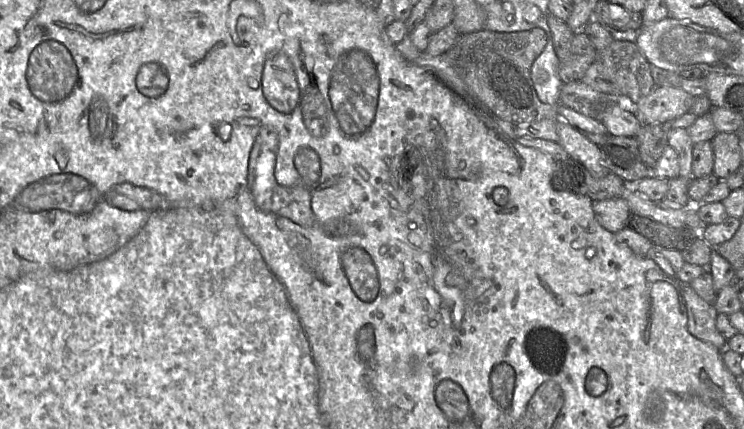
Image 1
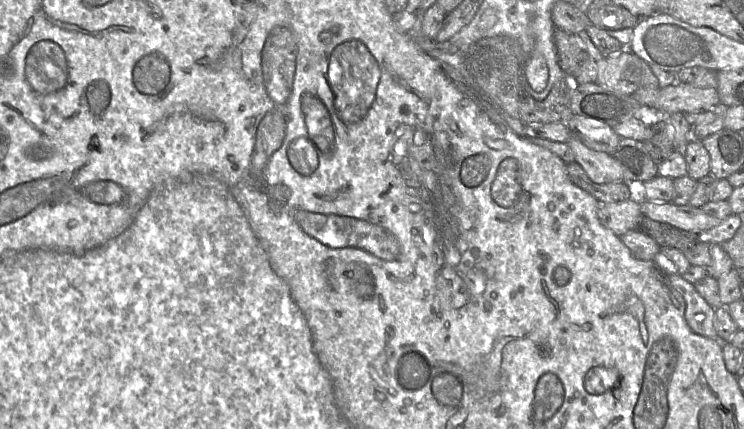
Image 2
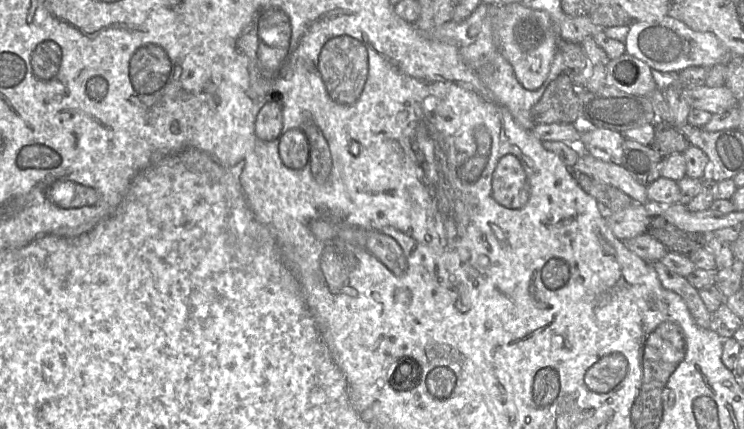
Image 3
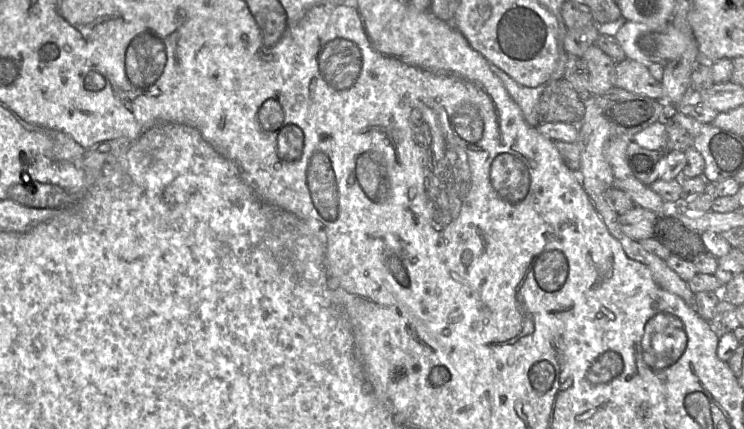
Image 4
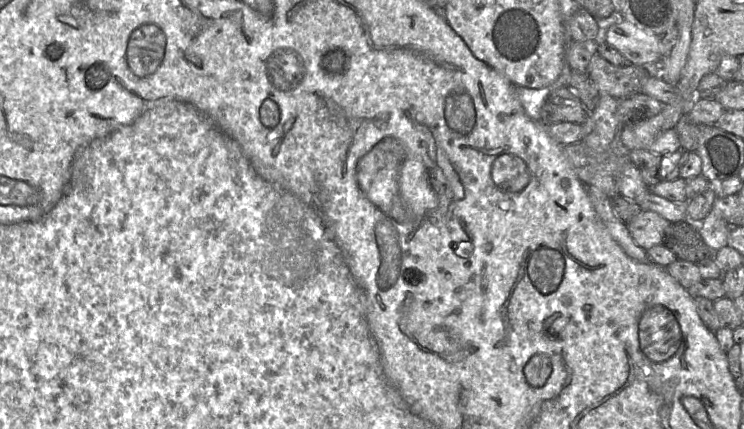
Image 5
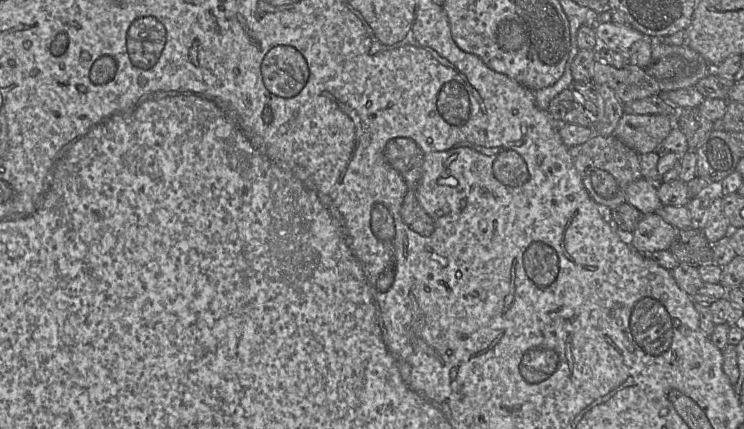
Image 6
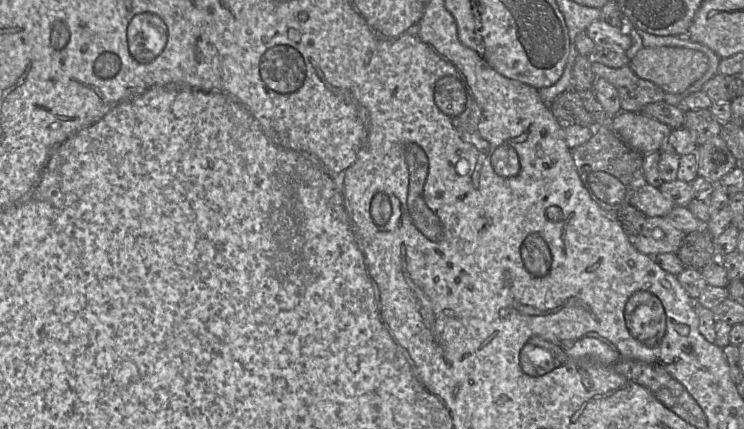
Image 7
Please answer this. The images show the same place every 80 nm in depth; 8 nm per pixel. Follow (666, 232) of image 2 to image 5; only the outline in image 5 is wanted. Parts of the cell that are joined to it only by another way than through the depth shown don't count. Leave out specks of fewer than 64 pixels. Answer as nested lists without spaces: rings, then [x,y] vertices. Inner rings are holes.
[[[686,219],[670,222],[661,243],[677,258],[696,266],[714,258],[713,251],[704,241],[699,225]]]

